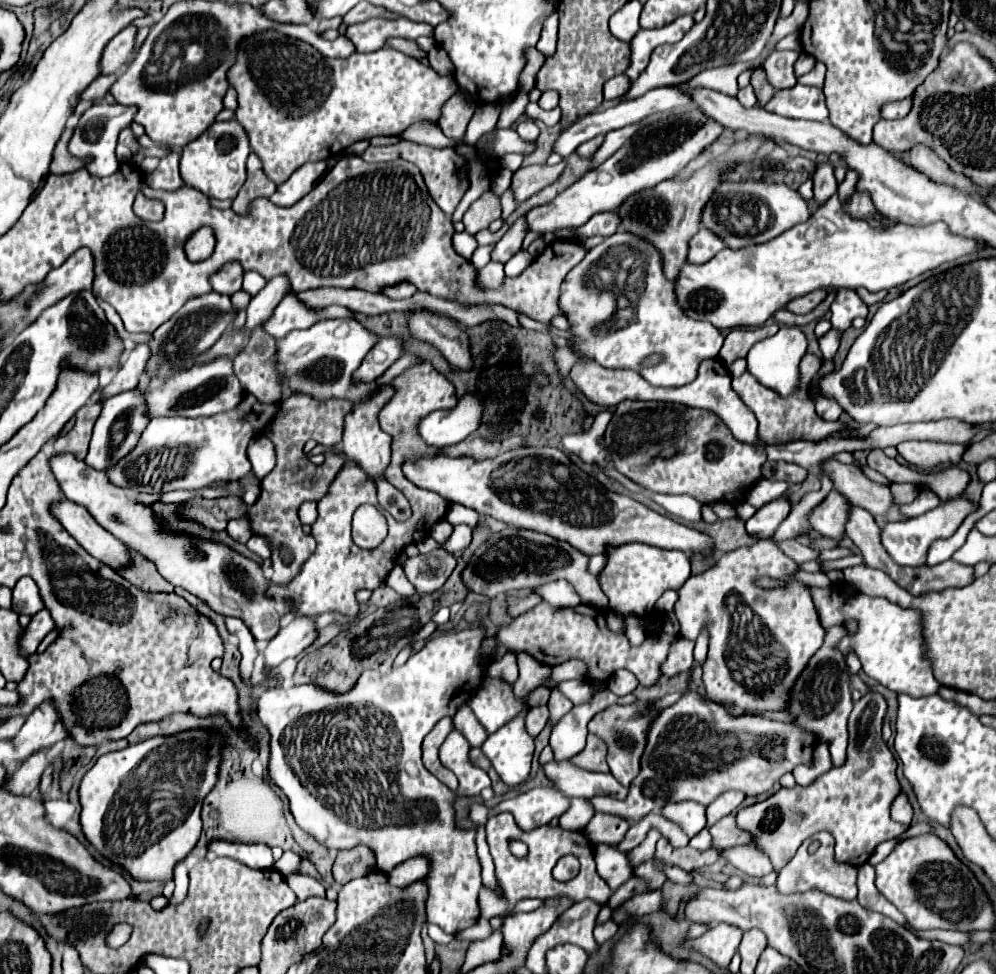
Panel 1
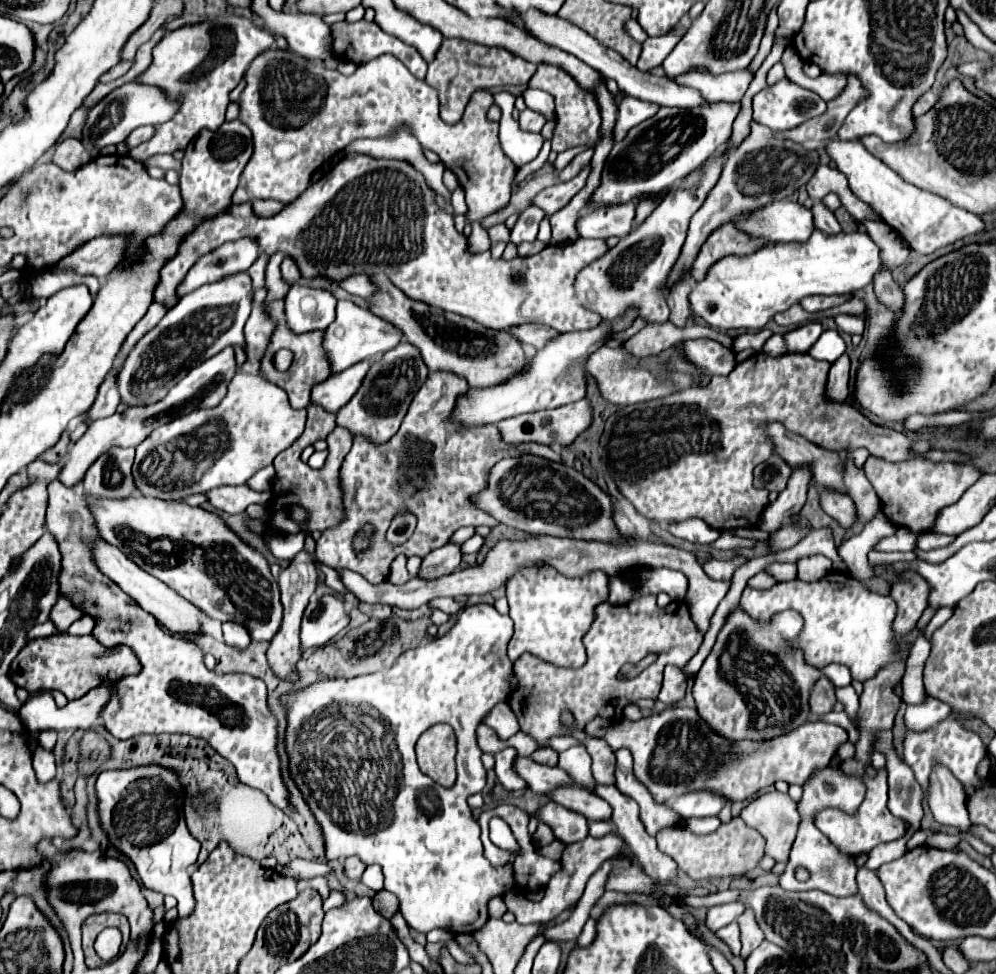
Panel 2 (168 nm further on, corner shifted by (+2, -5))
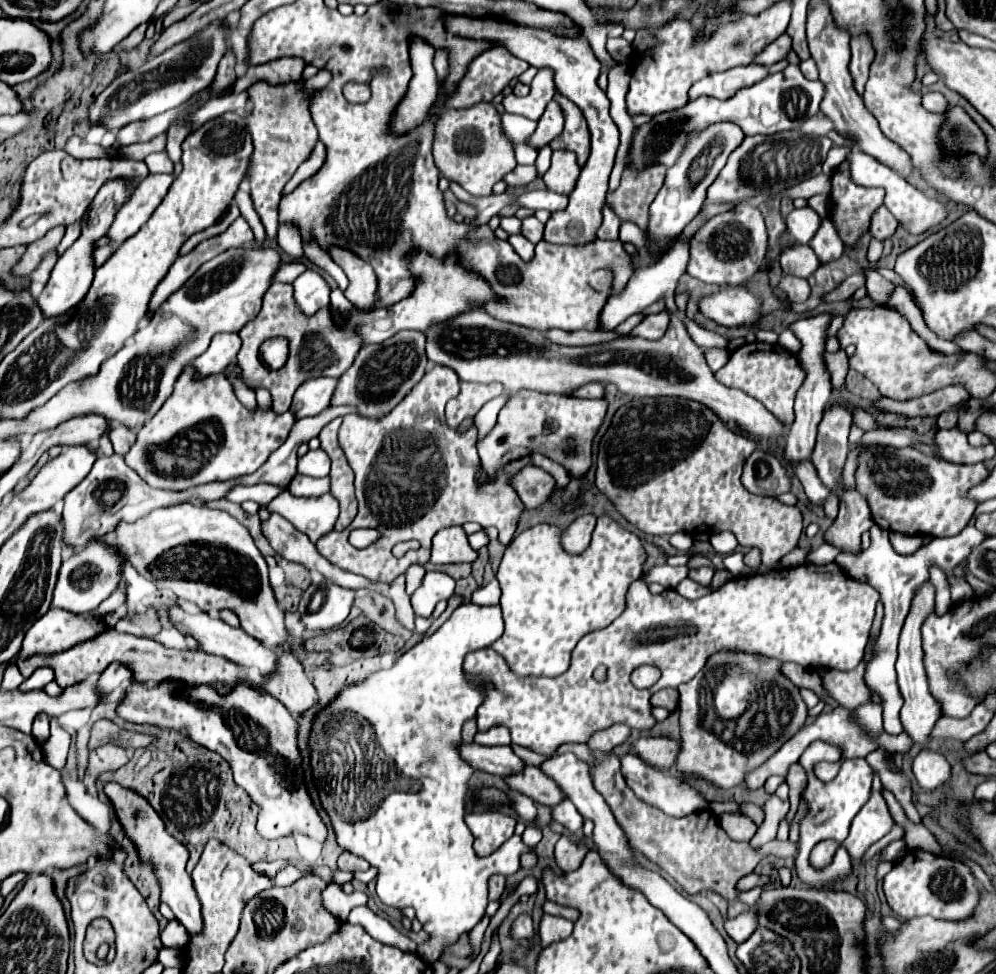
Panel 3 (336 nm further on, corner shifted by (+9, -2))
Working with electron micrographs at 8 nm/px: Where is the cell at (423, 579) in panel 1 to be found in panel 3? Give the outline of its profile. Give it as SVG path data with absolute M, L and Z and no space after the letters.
M461 526L443 528L433 538L431 564L453 564L453 562L473 562L477 552L469 546L467 534Z

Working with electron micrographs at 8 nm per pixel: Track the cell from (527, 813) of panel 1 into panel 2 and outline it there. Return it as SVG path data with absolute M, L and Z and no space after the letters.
M548 801L548 805L544 805L538 811L538 819L546 825L552 827L554 835L558 841L562 841L564 845L582 841L588 835L588 819L576 811L570 811L554 801Z

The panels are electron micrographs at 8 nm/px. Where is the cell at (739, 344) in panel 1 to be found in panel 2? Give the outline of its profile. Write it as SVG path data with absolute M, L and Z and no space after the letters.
M762 329L762 331L748 331L740 337L736 337L734 341L734 351L744 351L744 349L754 349L754 351L760 351L766 343L766 339L770 337L772 333L768 329Z

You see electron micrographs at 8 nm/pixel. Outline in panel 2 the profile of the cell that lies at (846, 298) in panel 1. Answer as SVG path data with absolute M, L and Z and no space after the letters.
M838 315L836 325L842 333L848 335L862 335L866 329L866 321L862 315Z

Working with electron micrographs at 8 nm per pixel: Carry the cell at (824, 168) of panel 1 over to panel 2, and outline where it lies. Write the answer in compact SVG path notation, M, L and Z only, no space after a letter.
M814 203L812 213L814 213L814 223L816 223L816 227L818 227L822 233L826 233L826 235L838 235L838 233L842 231L842 227L840 227L840 223L836 221L834 213L828 211L822 203Z

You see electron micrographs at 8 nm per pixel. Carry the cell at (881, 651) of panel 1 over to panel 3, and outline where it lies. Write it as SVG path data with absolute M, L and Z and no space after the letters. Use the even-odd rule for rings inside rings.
M835 562L825 566L803 564L797 568L783 568L769 572L765 576L739 576L729 580L719 592L711 592L699 600L687 600L675 590L665 590L661 596L653 596L645 582L635 580L627 590L627 604L619 618L615 618L607 628L585 634L573 650L571 666L567 672L547 678L547 676L515 676L503 656L493 648L483 648L471 652L465 658L465 672L471 678L483 676L493 682L493 688L487 692L487 700L479 706L477 726L479 730L489 730L495 724L503 724L511 732L513 744L531 748L539 754L551 756L557 746L565 742L587 742L589 736L597 730L605 730L611 724L627 724L629 728L651 728L655 724L651 716L651 694L663 688L677 688L679 684L689 682L707 662L707 658L719 650L741 650L763 654L767 658L777 658L781 662L795 662L805 668L835 668L849 672L857 668L863 660L863 652L869 640L869 632L875 618L875 604L879 592L869 584L857 582L843 572ZM641 664L653 664L661 670L661 678L655 686L647 690L637 690L629 676ZM597 666L607 666L607 678L597 682L593 672Z

